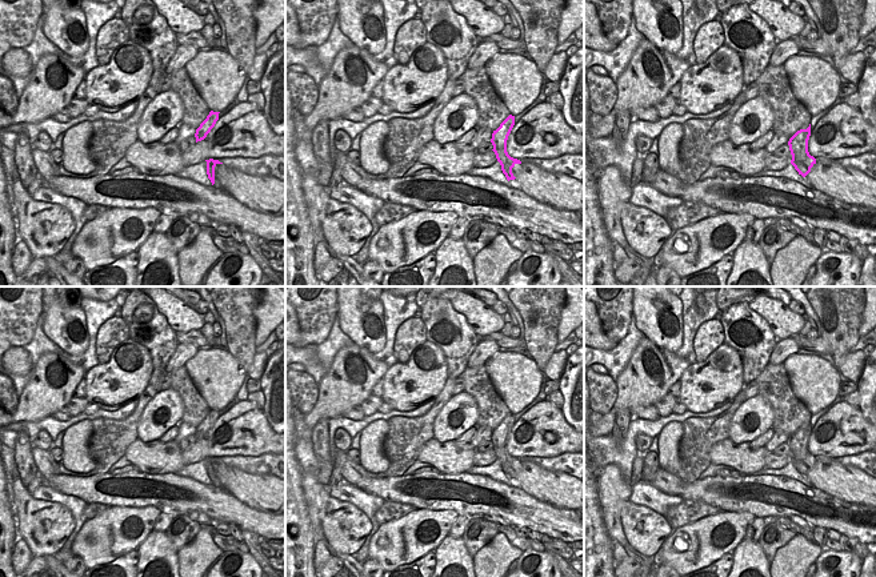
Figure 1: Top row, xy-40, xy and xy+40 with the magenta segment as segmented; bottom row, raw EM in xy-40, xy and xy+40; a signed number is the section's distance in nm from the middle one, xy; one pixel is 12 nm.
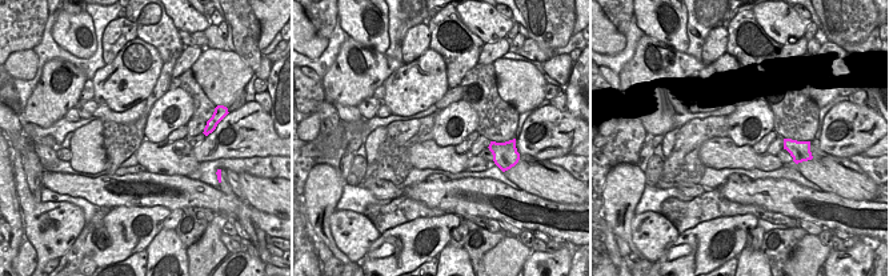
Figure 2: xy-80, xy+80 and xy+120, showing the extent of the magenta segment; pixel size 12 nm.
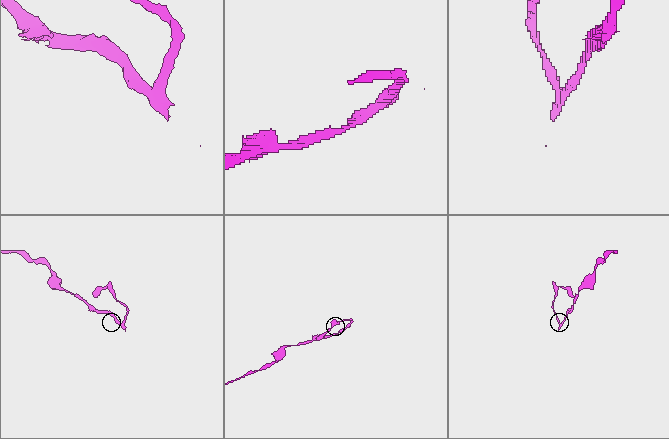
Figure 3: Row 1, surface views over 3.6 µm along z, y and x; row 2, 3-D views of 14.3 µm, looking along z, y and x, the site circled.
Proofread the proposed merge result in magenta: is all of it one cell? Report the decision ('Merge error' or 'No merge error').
Merge error

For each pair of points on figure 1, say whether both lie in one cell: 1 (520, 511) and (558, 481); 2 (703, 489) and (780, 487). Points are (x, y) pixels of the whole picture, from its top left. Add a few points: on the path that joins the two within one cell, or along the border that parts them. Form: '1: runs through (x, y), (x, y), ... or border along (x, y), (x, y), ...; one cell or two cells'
1: border along (512, 485), (542, 501), (566, 509); two cells
2: runs through (722, 484), (762, 483); one cell

